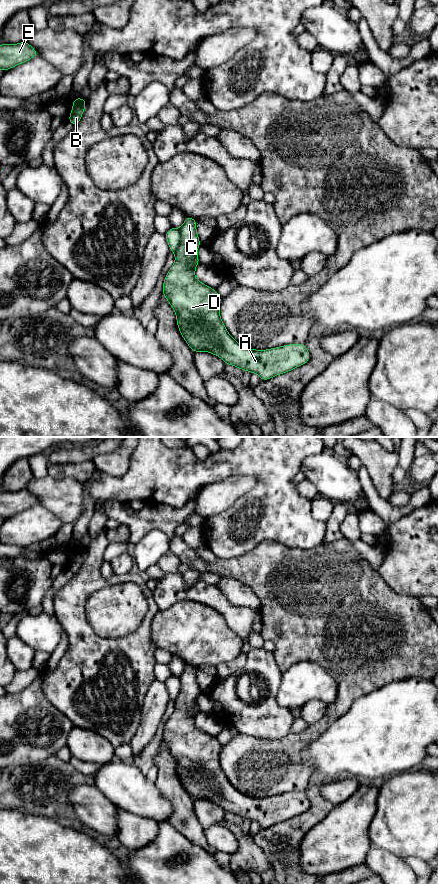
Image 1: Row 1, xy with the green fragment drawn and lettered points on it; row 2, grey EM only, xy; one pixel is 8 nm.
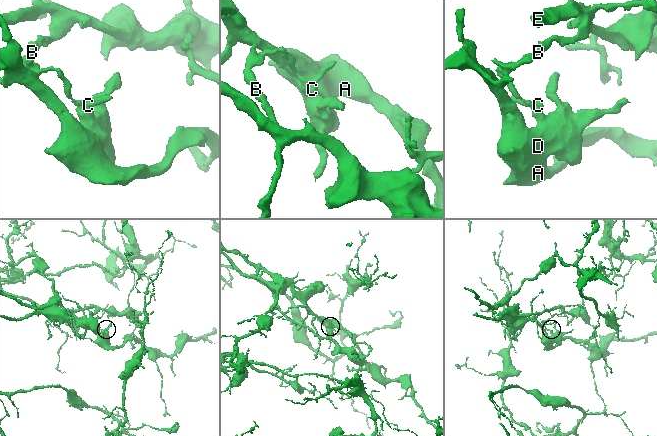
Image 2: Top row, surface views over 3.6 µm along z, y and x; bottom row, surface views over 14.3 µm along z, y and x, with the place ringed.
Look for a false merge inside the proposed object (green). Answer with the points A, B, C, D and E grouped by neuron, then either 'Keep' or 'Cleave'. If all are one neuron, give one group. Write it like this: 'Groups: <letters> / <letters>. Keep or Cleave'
Groups: A C D / B E. Cleave

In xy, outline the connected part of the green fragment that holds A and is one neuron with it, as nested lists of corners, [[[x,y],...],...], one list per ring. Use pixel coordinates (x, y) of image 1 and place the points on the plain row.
[[[186,664],[179,677],[180,690],[175,699],[175,710],[167,720],[162,735],[162,742],[176,762],[177,775],[181,784],[193,801],[209,800],[220,805],[226,813],[233,813],[242,819],[257,822],[261,829],[287,821],[306,812],[311,803],[305,792],[287,792],[265,798],[250,797],[239,792],[227,779],[221,764],[222,745],[208,733],[195,725],[195,718],[200,711],[197,698],[201,693],[197,683],[197,668]]]

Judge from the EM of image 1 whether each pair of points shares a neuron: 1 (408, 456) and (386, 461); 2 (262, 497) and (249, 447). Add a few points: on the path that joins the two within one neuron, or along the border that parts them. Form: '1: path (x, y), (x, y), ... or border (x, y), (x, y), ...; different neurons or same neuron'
1: border (395, 450), (398, 456), (398, 463); different neurons
2: path (262, 485), (261, 459); same neuron

